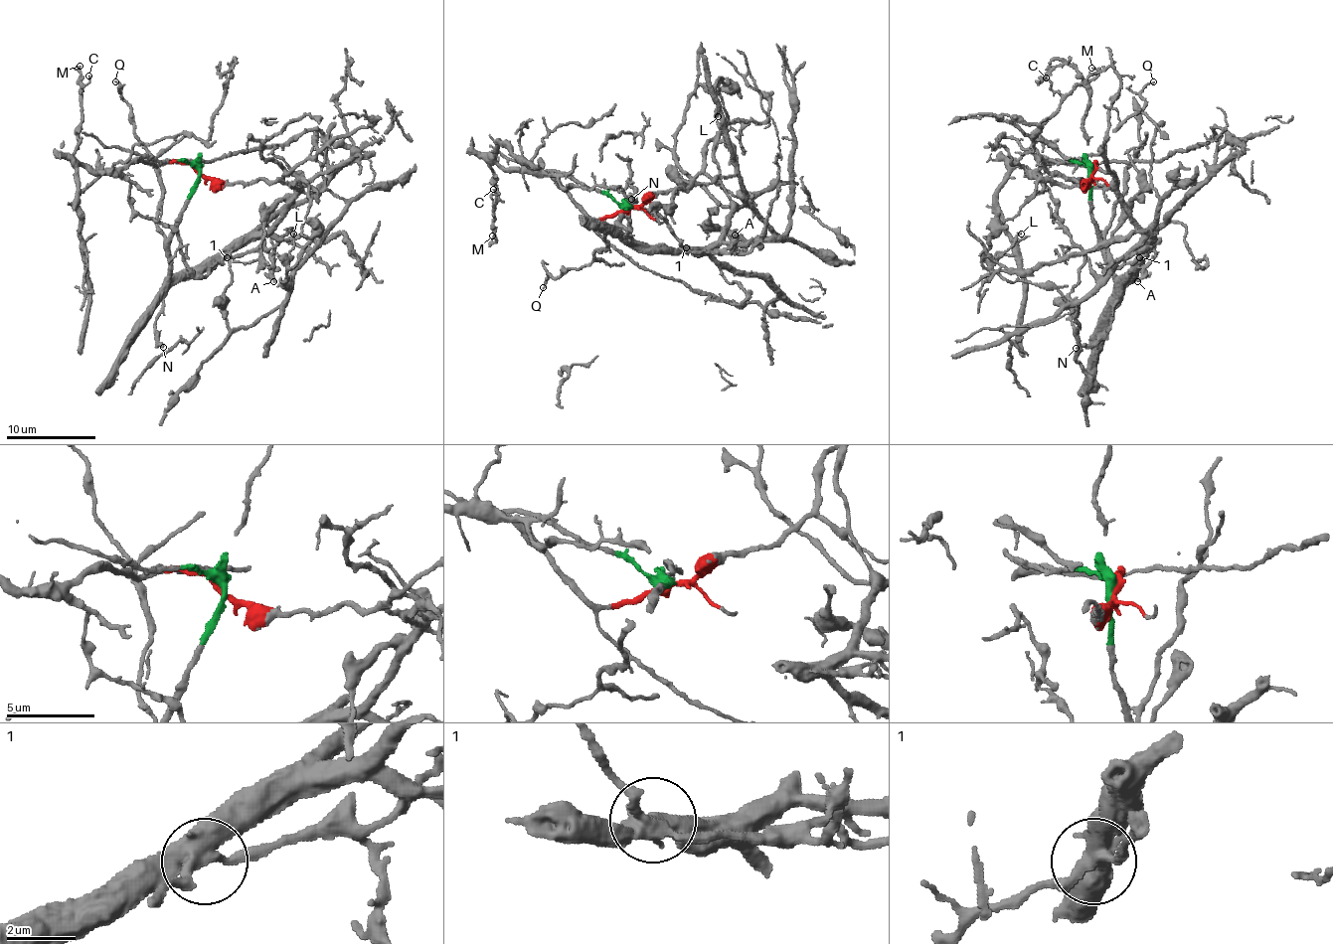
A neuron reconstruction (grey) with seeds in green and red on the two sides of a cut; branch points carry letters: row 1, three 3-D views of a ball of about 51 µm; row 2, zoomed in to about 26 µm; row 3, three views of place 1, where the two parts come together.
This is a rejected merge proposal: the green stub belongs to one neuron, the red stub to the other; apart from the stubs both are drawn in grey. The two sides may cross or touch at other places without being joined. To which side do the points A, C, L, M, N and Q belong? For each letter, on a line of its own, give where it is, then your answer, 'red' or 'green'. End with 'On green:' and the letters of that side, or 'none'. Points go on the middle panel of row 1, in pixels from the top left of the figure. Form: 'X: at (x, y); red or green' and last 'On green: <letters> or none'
A: at (735, 235); red
C: at (493, 189); red
L: at (718, 116); red
M: at (492, 236); red
N: at (631, 199); green
Q: at (543, 287); green
On green: N, Q

